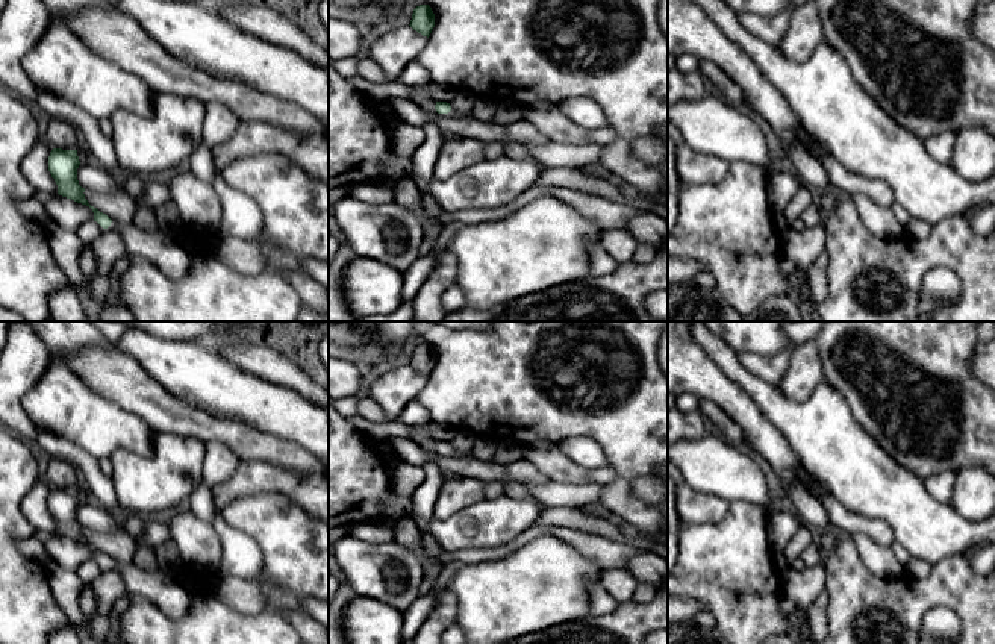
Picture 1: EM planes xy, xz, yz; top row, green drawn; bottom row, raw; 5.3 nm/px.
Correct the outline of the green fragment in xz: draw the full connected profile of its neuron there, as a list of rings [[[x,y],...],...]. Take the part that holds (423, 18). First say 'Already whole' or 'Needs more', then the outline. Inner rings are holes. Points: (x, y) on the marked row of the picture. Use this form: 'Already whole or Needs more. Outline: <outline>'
Already whole. Outline: [[[420,5],[413,9],[412,20],[409,24],[413,30],[423,36],[430,36],[435,27],[435,14],[429,5]]]

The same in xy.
Needs more. Outline: [[[53,148],[50,152],[48,171],[58,185],[58,194],[89,206],[94,212],[94,221],[103,229],[109,227],[121,235],[127,253],[150,259],[171,279],[183,279],[191,271],[194,261],[179,239],[162,230],[142,230],[133,223],[121,226],[91,206],[85,199],[85,188],[77,180],[79,165],[77,150]]]

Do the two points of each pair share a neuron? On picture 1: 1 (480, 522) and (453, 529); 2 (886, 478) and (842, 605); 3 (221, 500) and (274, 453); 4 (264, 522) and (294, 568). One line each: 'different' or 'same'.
1: same
2: different
3: different
4: same

